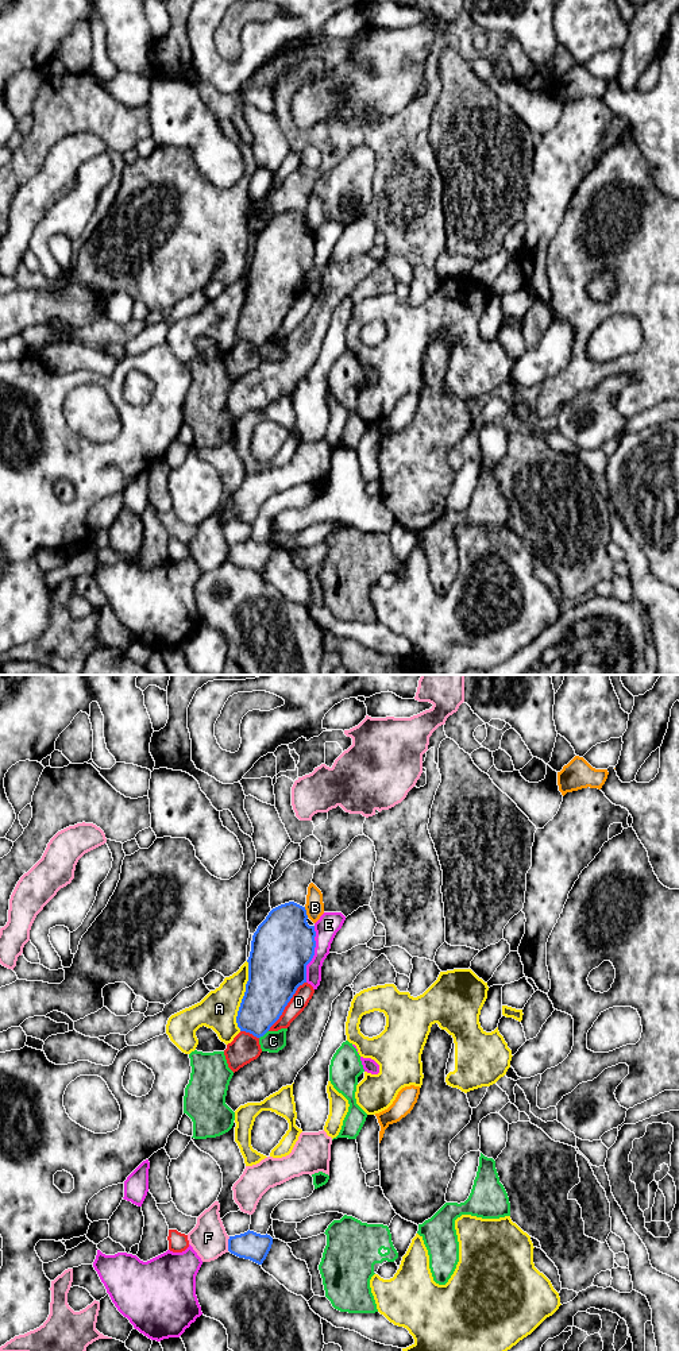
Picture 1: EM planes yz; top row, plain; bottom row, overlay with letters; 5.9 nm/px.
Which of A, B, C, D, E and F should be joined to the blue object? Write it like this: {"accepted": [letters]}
{"accepted": []}

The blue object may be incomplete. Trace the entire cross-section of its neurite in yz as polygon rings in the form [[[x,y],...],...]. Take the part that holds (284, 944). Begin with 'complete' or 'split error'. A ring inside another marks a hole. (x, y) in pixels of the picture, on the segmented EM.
complete; [[[289,902],[273,908],[252,935],[248,962],[248,981],[236,1023],[240,1031],[263,1037],[279,1019],[297,988],[306,983],[306,965],[316,947],[315,926],[309,926],[305,907]]]

